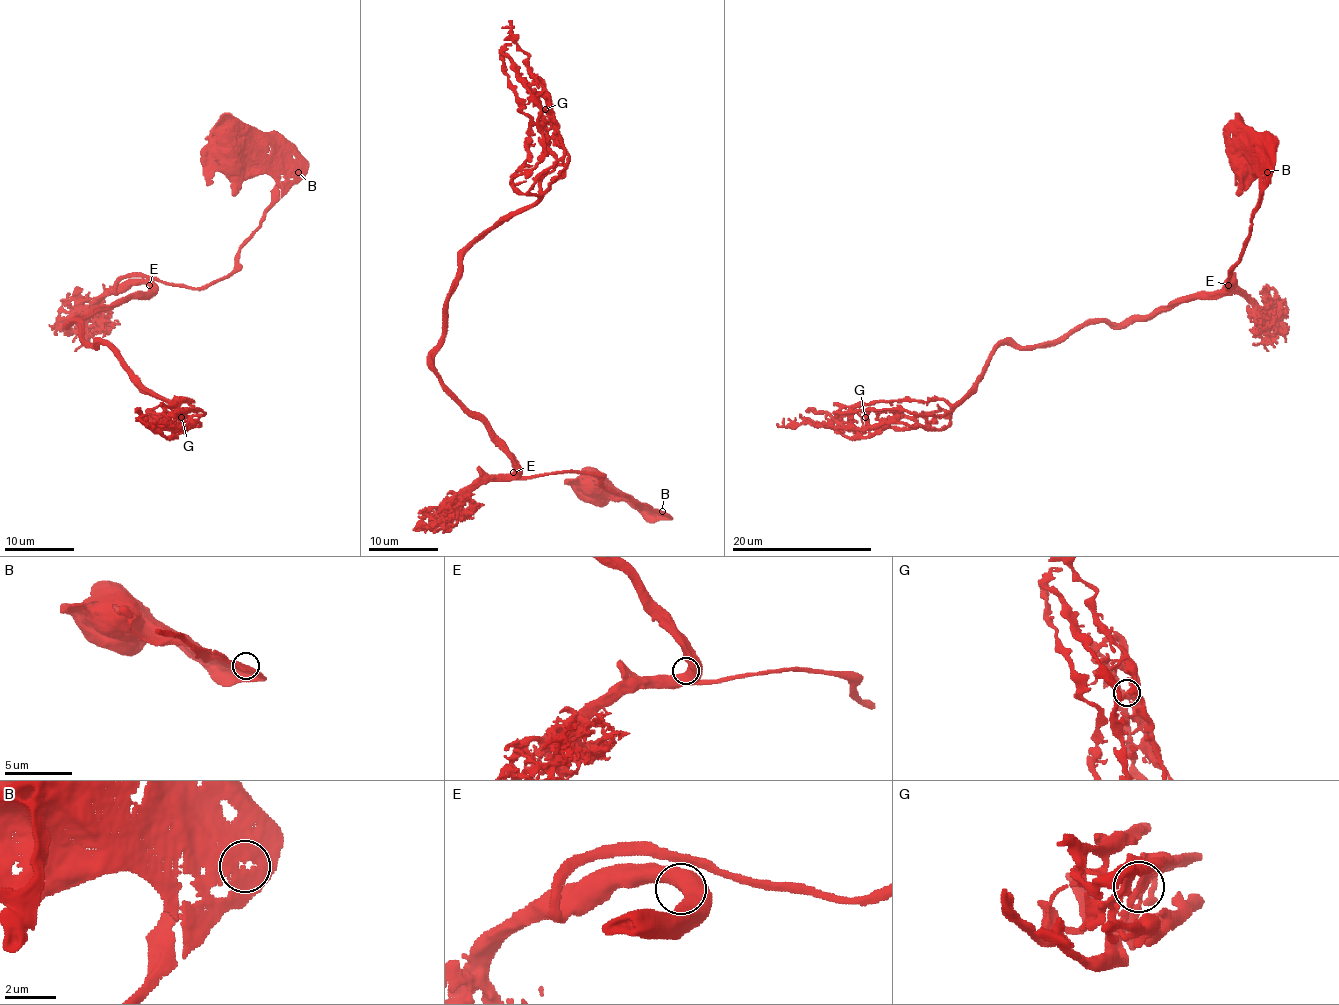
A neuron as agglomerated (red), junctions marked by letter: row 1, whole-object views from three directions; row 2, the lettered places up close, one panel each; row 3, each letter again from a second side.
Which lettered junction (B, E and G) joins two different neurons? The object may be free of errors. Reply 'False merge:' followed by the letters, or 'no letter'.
False merge: no letter

